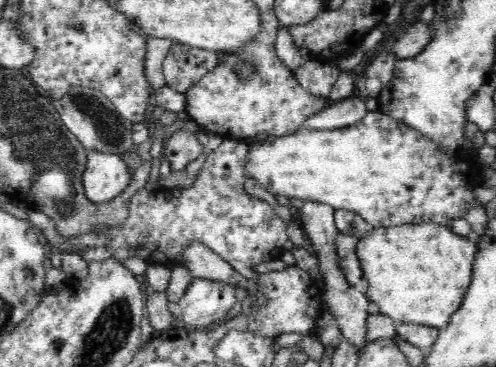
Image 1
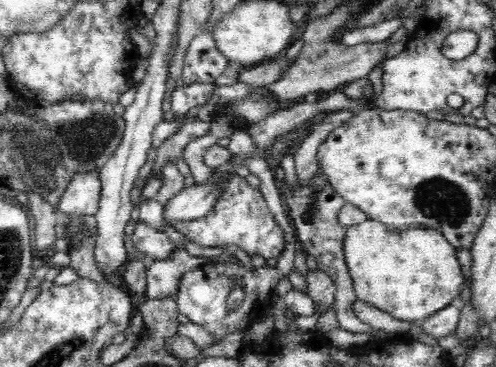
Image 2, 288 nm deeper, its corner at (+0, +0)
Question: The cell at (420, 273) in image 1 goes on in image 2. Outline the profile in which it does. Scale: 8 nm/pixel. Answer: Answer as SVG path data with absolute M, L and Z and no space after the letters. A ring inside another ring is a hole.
M380 220L350 226L344 240L346 266L362 302L392 314L398 320L422 324L436 312L460 300L466 284L458 248L438 230L396 230Z

